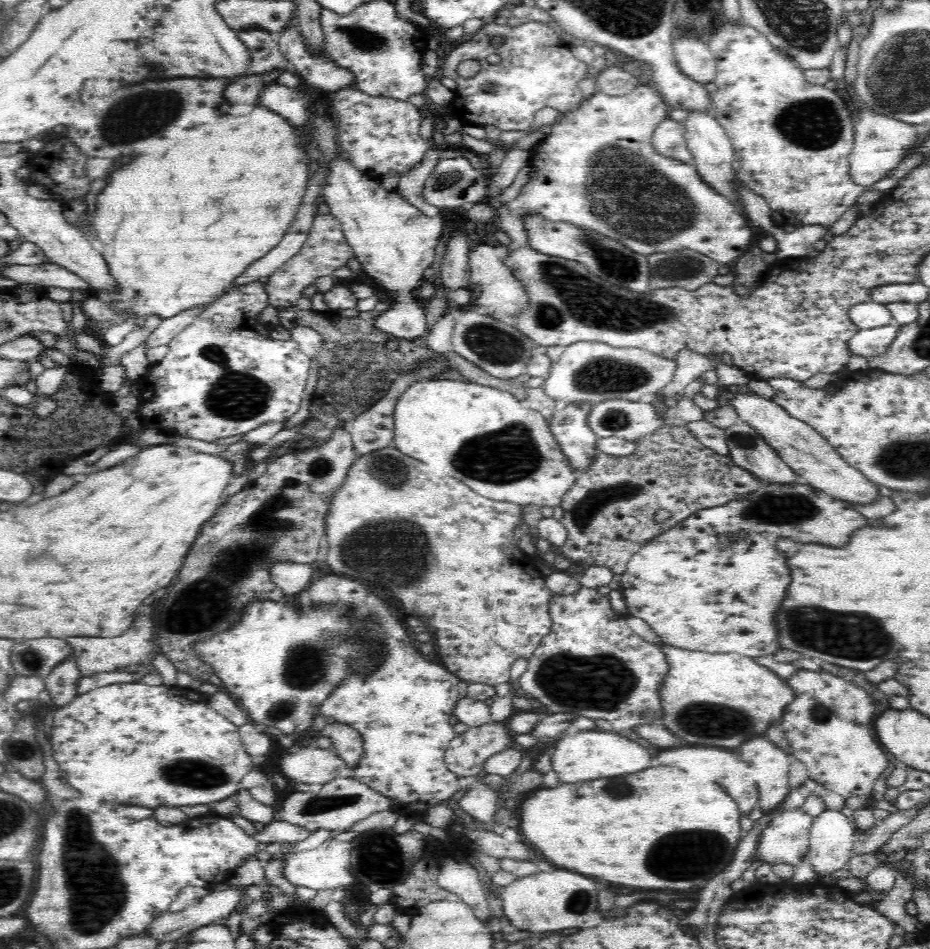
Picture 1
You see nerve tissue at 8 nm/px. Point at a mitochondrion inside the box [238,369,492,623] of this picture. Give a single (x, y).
(395, 551)

